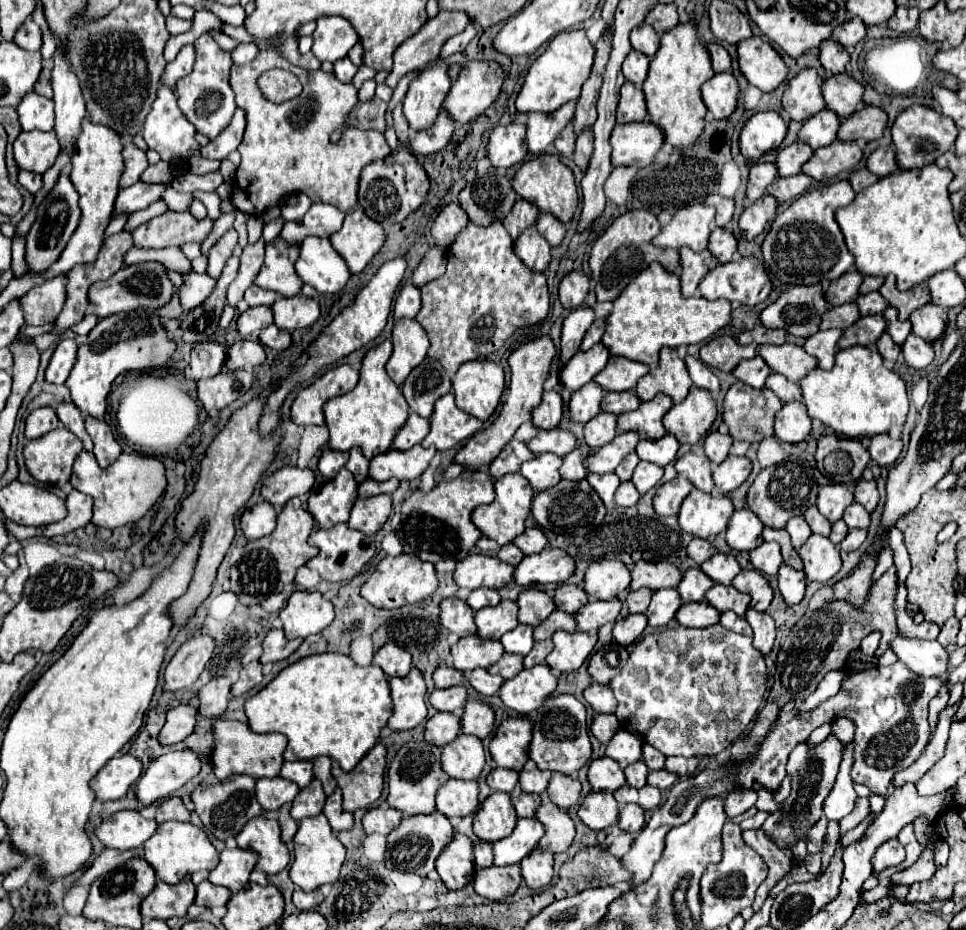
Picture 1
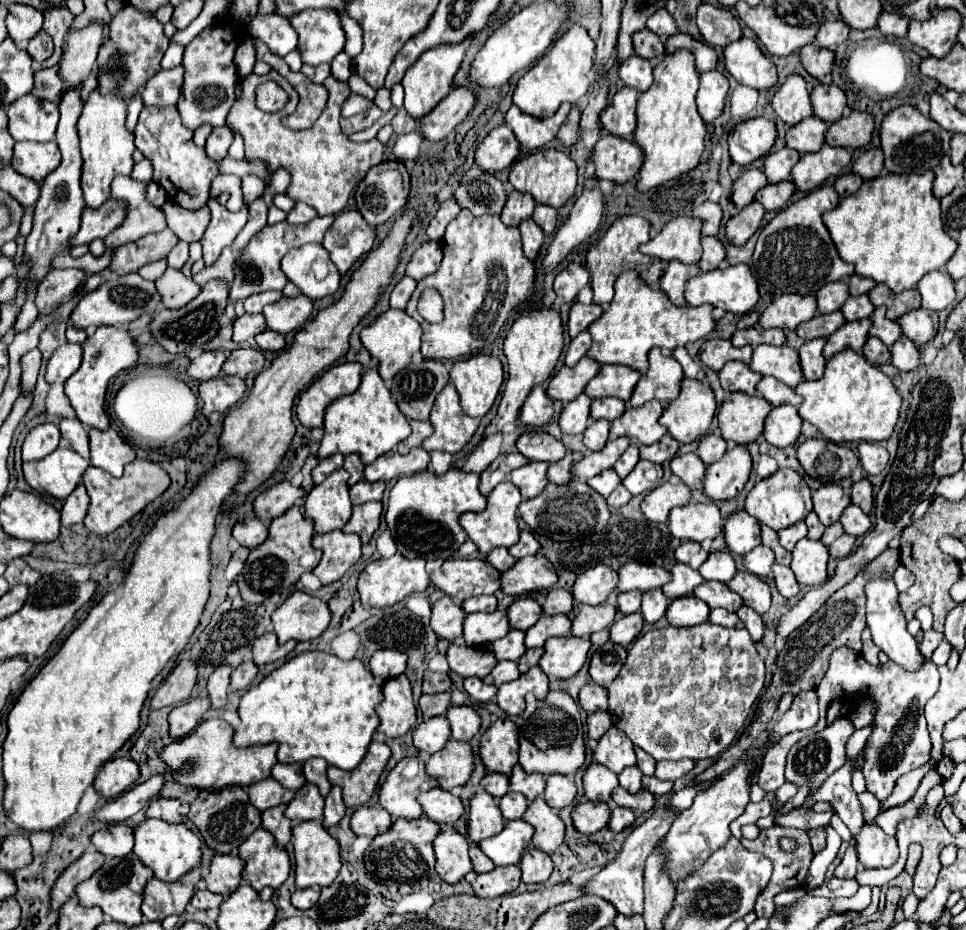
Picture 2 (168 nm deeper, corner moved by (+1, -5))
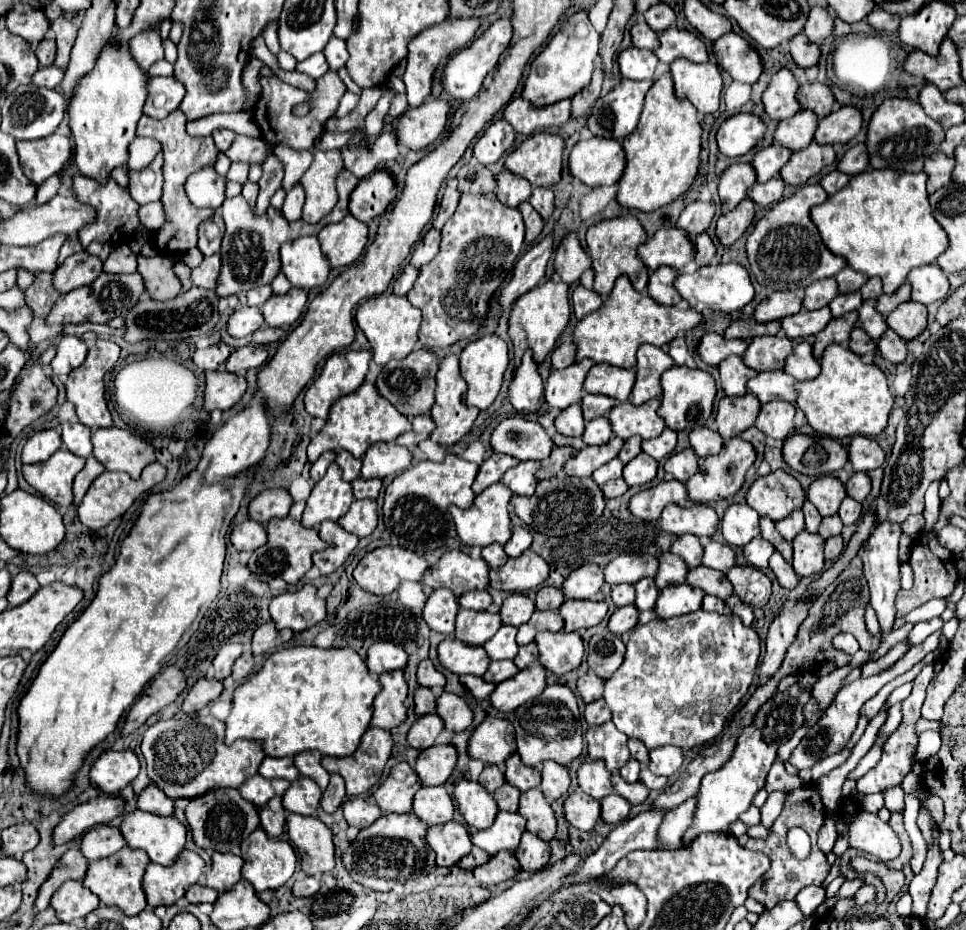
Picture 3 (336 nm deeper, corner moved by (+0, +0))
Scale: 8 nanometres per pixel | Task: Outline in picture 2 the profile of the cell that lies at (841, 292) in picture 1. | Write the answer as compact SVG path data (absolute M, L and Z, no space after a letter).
M829 282L817 292L817 312L819 314L829 314L841 308L845 300L849 298L847 284L845 282Z

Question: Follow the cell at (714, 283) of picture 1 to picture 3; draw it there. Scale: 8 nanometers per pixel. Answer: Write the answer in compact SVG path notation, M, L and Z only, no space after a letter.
M712 263L712 265L700 267L696 273L690 273L690 275L682 273L674 281L674 287L682 295L682 299L686 299L690 305L706 303L710 309L724 311L724 313L738 311L754 299L754 287L750 281L750 273L738 263L726 263L726 265Z

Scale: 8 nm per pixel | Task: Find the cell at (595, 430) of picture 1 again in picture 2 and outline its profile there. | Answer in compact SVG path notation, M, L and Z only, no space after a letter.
M595 420L587 426L587 430L583 432L585 436L585 446L589 450L601 450L605 444L607 444L607 438L609 438L609 428L611 424L607 420Z

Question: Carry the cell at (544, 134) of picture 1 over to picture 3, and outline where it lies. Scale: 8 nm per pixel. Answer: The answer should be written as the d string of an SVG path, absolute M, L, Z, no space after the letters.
M516 97L506 105L504 119L514 127L516 133L530 137L548 127L566 123L570 119L570 99L562 99L546 107L534 107L526 99Z

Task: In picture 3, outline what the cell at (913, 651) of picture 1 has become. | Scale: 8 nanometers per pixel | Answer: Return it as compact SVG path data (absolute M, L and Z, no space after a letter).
M882 523L878 525L862 549L864 577L870 587L870 605L876 611L882 633L890 633L896 619L896 593L900 591L900 561L898 561L898 539L902 531L900 525Z

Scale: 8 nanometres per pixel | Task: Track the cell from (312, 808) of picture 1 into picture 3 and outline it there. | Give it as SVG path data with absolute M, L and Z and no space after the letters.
M300 777L298 781L292 783L292 787L284 793L284 809L290 813L300 813L300 815L312 815L322 799L322 789L310 779L310 777Z

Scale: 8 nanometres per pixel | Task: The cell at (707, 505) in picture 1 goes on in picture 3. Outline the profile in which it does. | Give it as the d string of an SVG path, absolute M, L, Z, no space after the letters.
M676 503L666 505L660 517L660 525L666 533L676 535L698 535L698 537L712 537L718 529L718 515L712 507L694 503L690 507L678 507Z

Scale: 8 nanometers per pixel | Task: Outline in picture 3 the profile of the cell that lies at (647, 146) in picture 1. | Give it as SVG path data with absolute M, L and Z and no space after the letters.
M616 139L578 141L568 159L570 173L582 179L588 187L614 185L620 181L626 167L626 153Z

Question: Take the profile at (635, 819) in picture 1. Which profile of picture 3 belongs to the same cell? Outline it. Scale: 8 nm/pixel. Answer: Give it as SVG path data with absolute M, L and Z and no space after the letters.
M612 793L608 797L604 797L602 801L602 821L608 825L618 825L622 821L628 819L630 813L630 803L626 803L626 799L622 799L620 795Z

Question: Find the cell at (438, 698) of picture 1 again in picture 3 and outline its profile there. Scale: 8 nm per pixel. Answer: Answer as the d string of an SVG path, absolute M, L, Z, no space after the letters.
M418 687L414 691L414 711L416 715L426 715L436 711L436 695L428 687Z

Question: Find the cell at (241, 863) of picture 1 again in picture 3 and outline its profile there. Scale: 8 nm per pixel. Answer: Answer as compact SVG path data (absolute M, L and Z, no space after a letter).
M212 853L212 867L206 875L206 885L224 893L242 879L244 859L234 853Z

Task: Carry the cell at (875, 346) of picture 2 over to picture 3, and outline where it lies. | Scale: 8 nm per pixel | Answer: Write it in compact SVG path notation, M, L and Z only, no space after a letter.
M854 329L850 333L850 349L856 355L866 355L866 353L876 353L876 343L870 339L870 335L866 335L866 331L862 329Z

